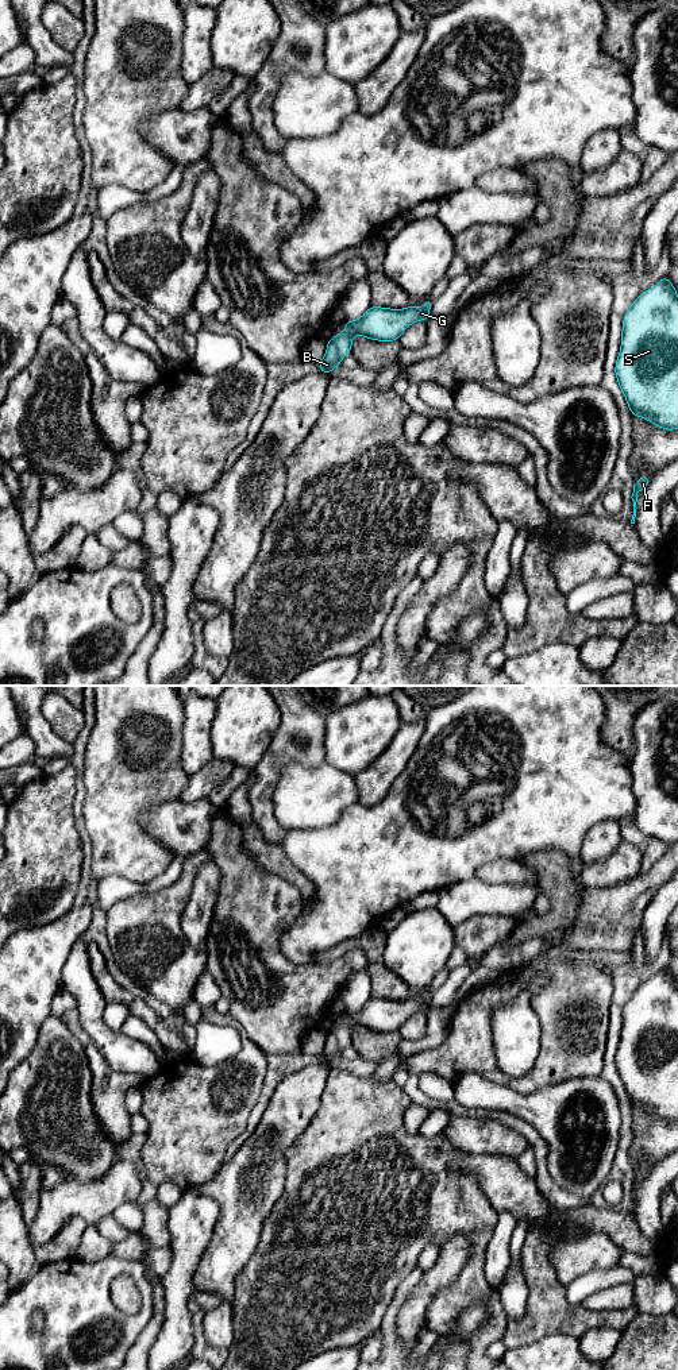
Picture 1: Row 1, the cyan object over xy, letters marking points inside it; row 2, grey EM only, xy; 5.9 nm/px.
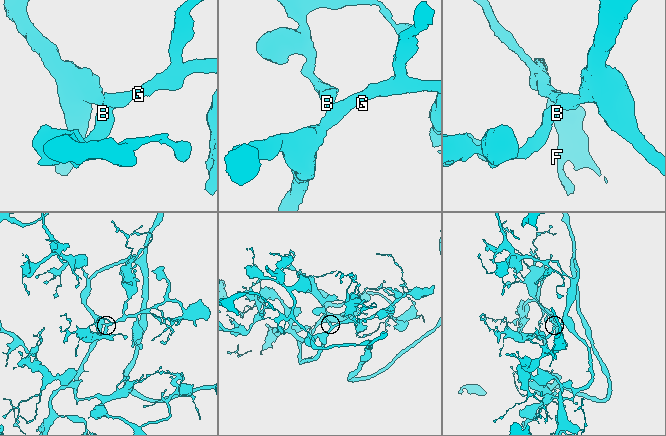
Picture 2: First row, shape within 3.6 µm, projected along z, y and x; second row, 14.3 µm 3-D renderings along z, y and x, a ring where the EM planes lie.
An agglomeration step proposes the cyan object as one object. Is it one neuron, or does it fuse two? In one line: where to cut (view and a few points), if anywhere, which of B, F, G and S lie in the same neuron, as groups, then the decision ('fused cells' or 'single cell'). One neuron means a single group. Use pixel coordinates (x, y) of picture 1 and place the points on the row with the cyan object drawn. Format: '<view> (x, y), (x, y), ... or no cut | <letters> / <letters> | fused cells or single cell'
no cut | B F G S | single cell

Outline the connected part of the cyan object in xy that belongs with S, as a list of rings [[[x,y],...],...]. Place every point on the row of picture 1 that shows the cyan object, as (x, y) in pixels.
[[[667,275],[627,310],[615,373],[632,417],[640,416],[666,431],[678,428],[678,297]]]

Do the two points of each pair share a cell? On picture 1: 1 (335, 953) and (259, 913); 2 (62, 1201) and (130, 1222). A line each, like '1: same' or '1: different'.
1: different
2: different

